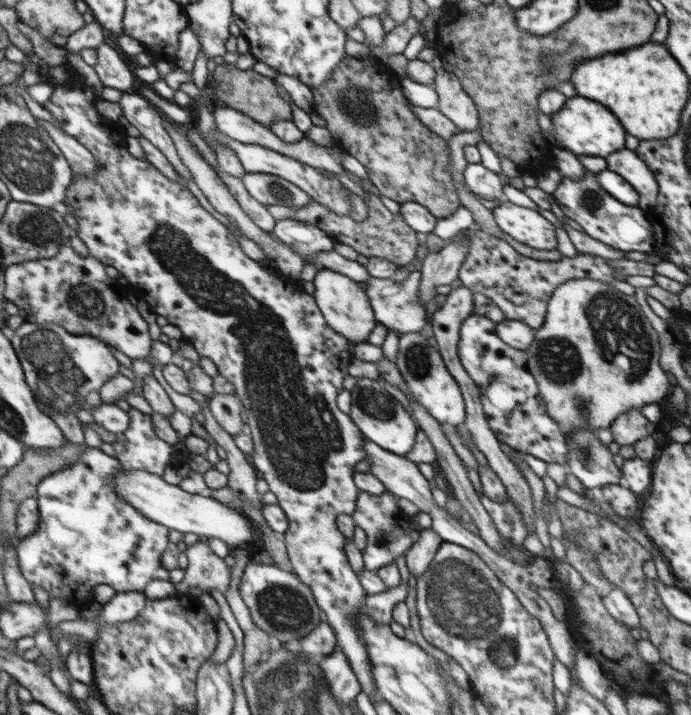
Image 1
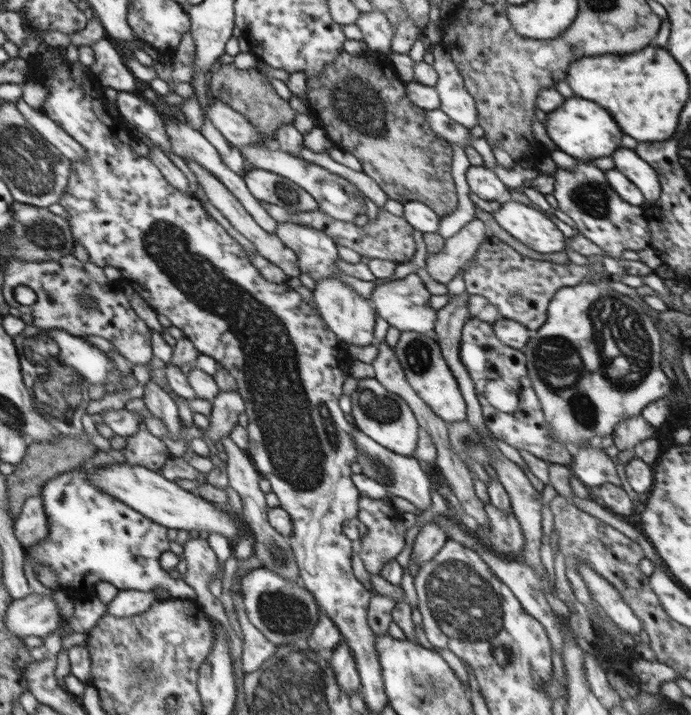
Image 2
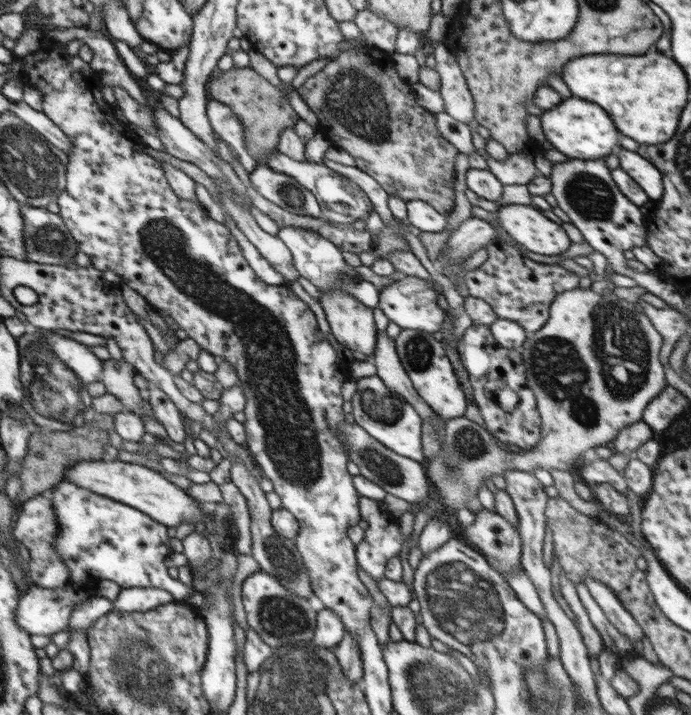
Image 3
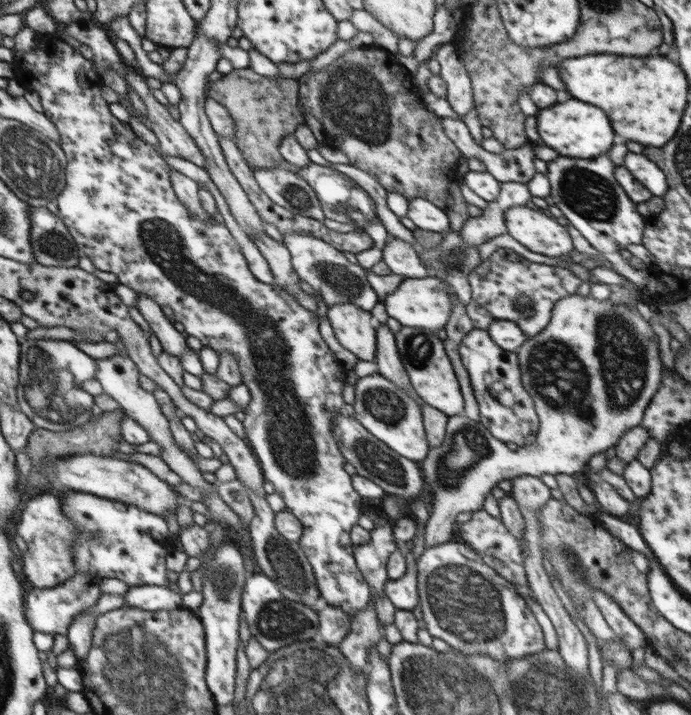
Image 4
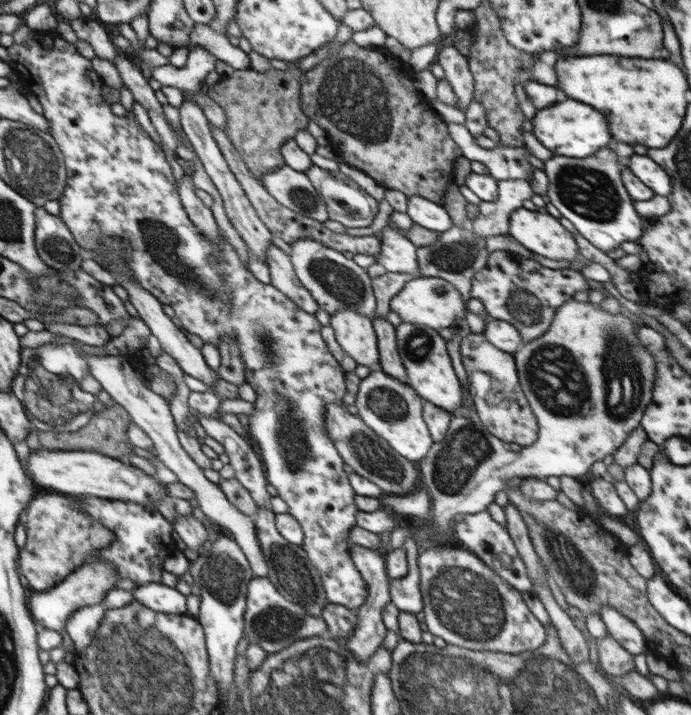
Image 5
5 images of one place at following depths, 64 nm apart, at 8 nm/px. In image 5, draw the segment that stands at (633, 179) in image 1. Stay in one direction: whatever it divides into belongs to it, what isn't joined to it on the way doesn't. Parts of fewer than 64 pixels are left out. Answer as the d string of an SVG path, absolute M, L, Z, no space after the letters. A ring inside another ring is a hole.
M634 154L630 158L628 169L632 171L654 194L668 196L672 193L672 184L669 174L654 160L648 156L638 156Z

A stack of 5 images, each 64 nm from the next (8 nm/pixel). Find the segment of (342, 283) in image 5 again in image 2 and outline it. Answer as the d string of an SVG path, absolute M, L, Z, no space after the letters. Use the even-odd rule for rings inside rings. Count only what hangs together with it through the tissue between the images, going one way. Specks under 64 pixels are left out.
M284 222L277 224L275 235L278 236L288 248L296 253L298 265L300 265L300 272L309 274L315 282L320 281L320 279L324 277L332 277L332 275L334 275L334 277L340 277L346 285L350 285L350 289L354 289L356 293L366 298L366 301L370 301L370 305L374 306L374 302L372 302L372 291L374 291L376 284L372 281L352 278L352 276L340 272L340 268L336 266L336 259L338 259L337 244L332 238L328 237L326 233L308 226L295 224L294 222Z

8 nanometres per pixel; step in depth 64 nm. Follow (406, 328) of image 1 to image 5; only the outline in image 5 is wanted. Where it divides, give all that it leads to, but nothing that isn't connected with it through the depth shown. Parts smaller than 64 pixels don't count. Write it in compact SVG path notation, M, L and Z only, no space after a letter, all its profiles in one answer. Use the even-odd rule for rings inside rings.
M414 277L406 282L406 286L390 301L390 311L402 318L402 322L424 325L434 330L448 328L456 323L456 319L466 318L467 303L454 284L438 277Z

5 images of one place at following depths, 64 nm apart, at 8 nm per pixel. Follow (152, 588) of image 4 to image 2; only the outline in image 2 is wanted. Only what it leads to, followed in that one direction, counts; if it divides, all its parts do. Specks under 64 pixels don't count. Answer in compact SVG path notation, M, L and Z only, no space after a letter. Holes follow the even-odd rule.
M120 590L118 595L107 604L107 613L110 619L121 620L122 618L134 617L135 615L150 609L154 602L162 601L153 590L139 592L138 590Z

